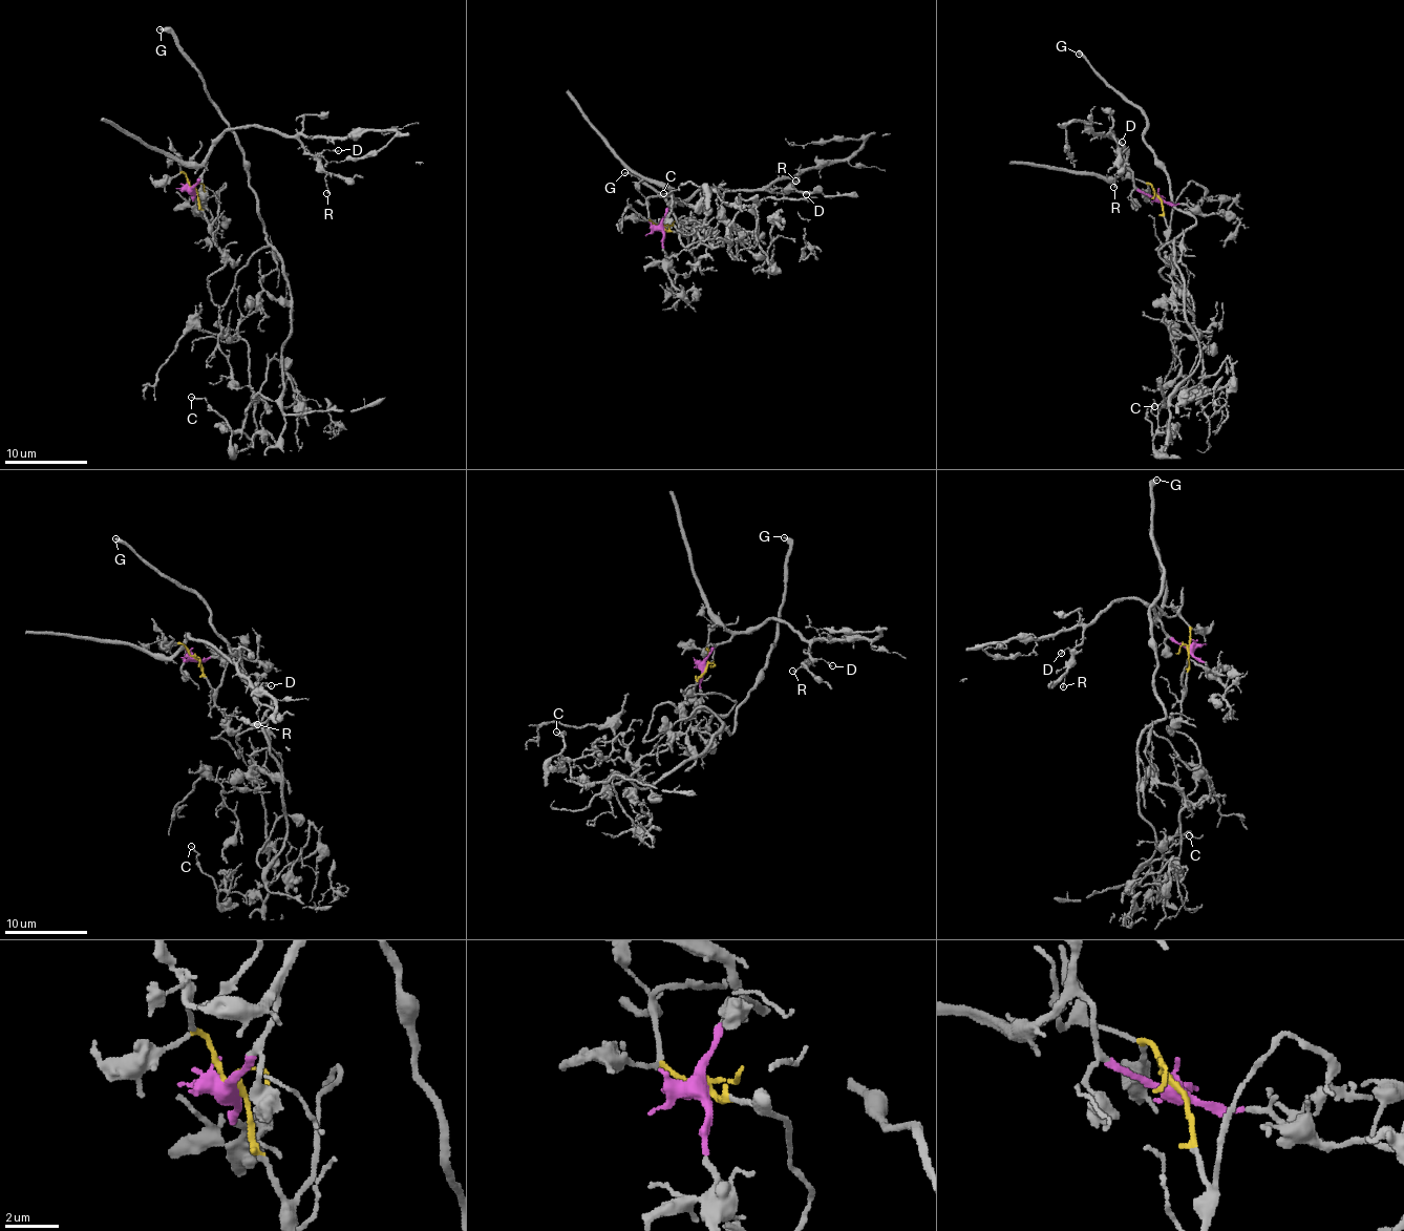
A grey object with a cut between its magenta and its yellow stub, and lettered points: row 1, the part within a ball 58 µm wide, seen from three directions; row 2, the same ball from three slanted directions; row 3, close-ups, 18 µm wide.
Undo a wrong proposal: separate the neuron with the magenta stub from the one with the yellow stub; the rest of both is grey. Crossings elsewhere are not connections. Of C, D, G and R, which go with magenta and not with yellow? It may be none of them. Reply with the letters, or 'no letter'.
D, R

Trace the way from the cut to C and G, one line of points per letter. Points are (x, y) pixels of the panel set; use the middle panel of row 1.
C: (662, 228), (711, 231), (705, 236), (721, 246), (728, 224), (760, 203), (729, 206), (687, 182), (664, 194)
G: (662, 228), (690, 233), (725, 220), (738, 236), (735, 259), (728, 241), (700, 221), (685, 228), (624, 172)

